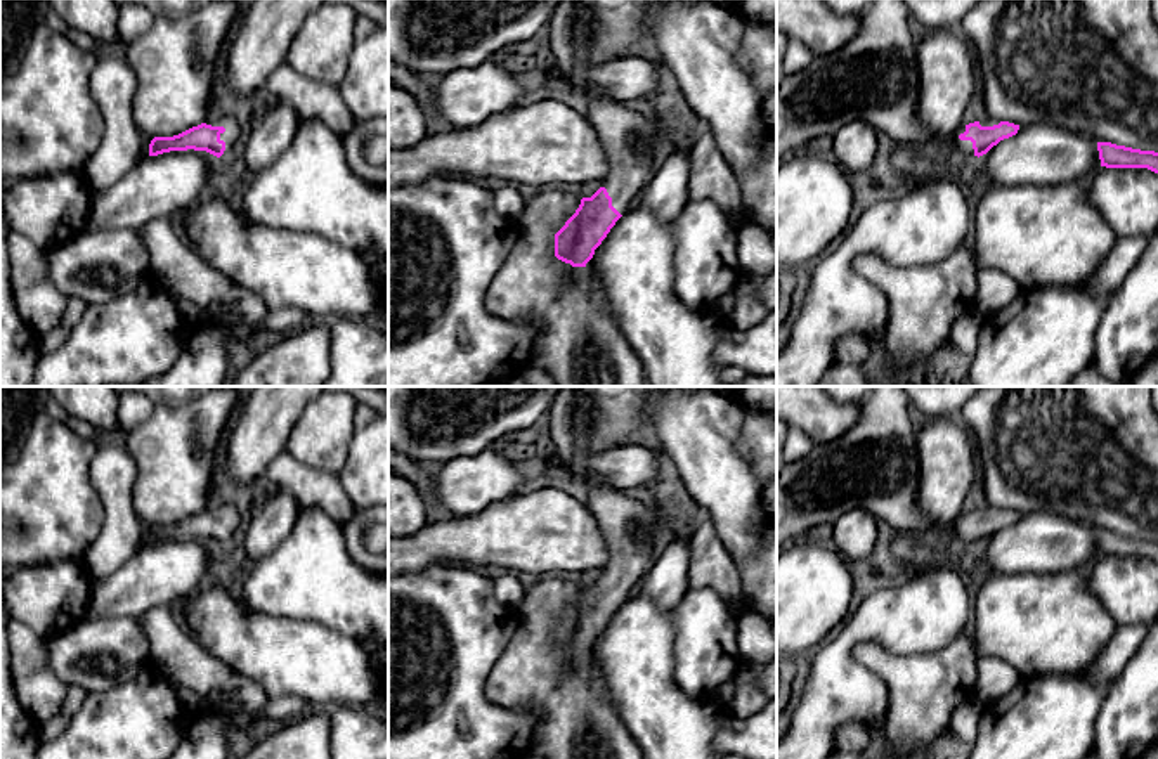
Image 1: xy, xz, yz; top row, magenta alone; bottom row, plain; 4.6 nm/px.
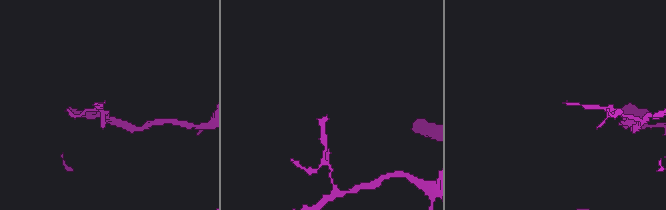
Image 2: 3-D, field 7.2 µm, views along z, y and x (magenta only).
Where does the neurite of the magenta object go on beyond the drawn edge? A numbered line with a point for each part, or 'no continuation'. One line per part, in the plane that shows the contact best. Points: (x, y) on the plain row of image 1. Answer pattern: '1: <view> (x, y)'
1: xy (233, 524)

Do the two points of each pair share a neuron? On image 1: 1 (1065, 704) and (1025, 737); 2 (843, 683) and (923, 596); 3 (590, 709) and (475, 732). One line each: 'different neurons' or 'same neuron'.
1: same neuron
2: same neuron
3: different neurons

